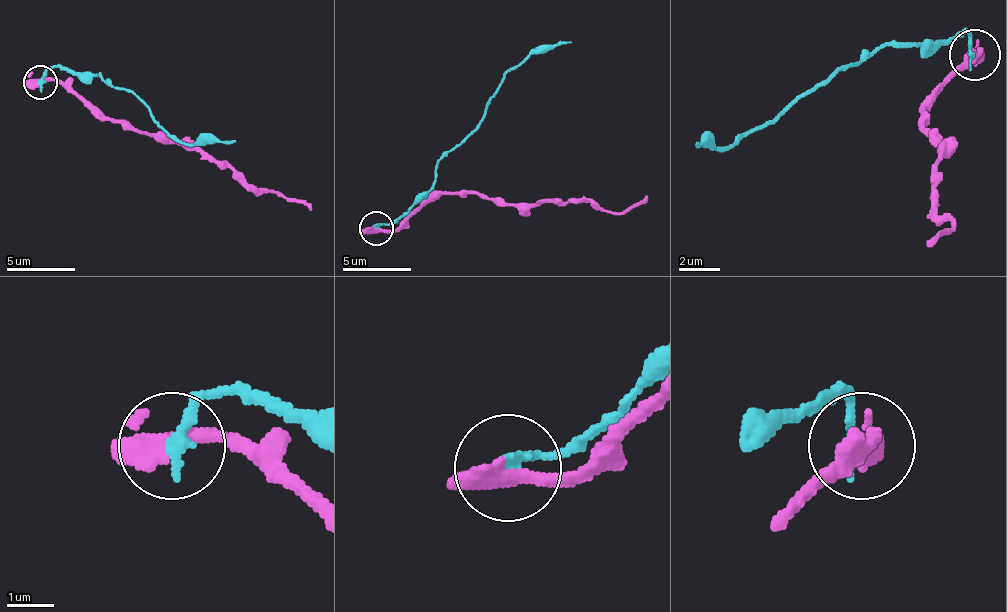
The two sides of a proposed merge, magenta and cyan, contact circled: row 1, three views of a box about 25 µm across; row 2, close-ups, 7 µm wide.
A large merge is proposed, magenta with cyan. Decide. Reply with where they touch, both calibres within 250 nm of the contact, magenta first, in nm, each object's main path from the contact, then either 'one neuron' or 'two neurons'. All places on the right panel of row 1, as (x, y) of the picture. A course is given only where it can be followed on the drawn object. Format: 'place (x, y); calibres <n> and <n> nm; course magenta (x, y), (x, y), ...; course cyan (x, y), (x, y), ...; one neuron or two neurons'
place (975, 55); calibres 380 and 280 nm; course magenta (974, 54), (979, 54), (923, 110), (938, 145), (938, 207), (953, 222), (928, 247); course cyan (974, 54), (968, 33), (882, 43), (841, 64), (739, 140), (714, 145), (698, 140); two neurons

